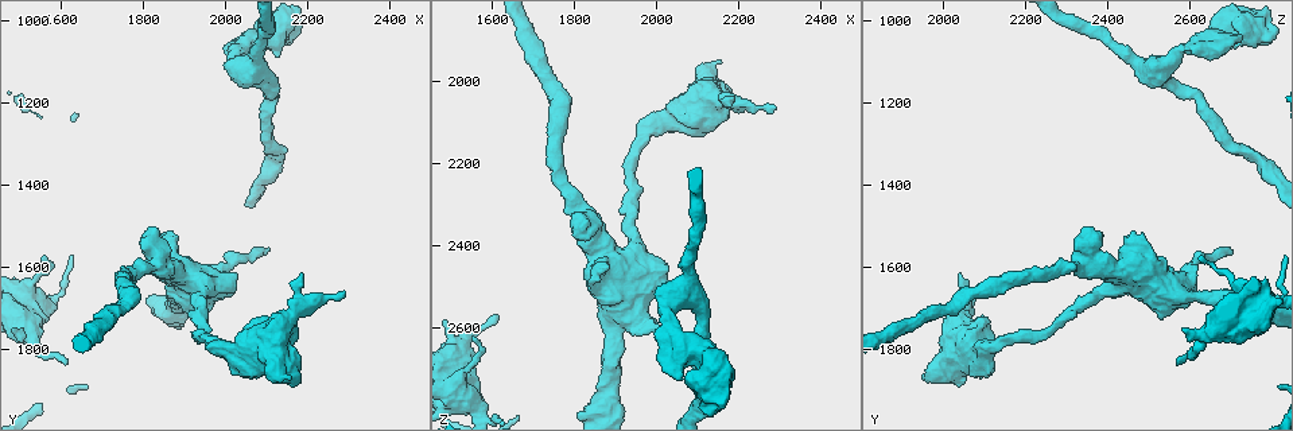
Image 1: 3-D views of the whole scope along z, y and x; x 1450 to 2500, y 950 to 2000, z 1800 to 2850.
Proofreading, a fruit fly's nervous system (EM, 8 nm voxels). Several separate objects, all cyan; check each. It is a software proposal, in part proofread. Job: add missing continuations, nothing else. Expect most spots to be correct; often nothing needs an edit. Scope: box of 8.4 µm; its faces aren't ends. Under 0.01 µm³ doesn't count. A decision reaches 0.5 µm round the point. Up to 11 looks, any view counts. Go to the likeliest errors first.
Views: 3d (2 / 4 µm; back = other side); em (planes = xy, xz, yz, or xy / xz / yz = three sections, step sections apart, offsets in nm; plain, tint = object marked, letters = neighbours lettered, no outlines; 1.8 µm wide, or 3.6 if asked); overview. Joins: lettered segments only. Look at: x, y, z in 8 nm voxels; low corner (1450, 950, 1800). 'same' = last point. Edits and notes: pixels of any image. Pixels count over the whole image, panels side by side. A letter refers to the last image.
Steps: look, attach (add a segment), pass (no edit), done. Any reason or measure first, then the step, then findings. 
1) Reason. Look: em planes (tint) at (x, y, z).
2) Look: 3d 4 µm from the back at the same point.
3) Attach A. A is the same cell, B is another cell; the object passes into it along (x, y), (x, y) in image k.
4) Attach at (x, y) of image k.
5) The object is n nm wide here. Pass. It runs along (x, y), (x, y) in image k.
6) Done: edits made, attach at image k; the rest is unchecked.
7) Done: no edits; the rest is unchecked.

Free end. Look: 3d 4 µm at (1555, 1580, 2625).

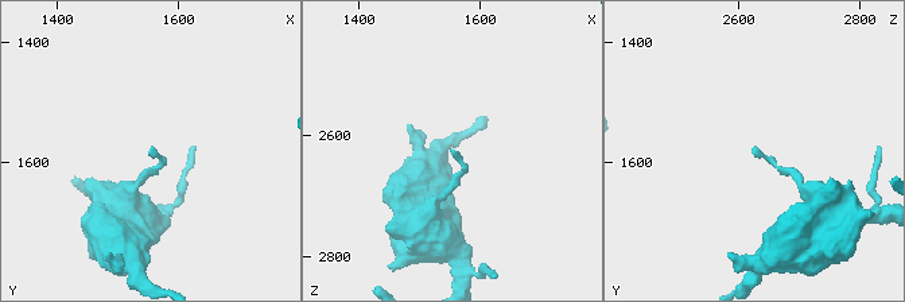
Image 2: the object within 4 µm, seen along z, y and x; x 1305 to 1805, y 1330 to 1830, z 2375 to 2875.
Shape alone is not enough. Look: em xz step 8 (plain) at (1550, 1580, 2630).

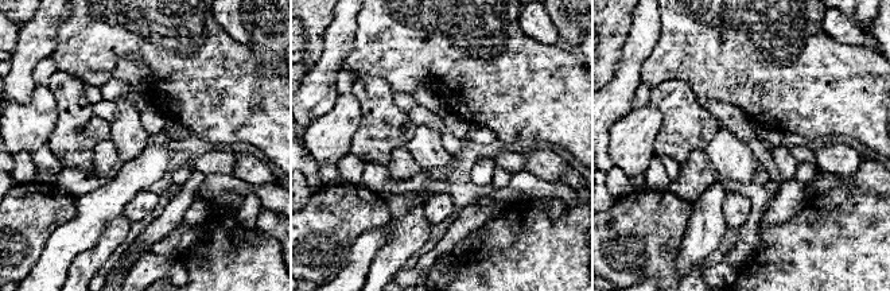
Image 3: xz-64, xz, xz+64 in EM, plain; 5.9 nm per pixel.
Look: em xz step 8 (letters) at the same point.

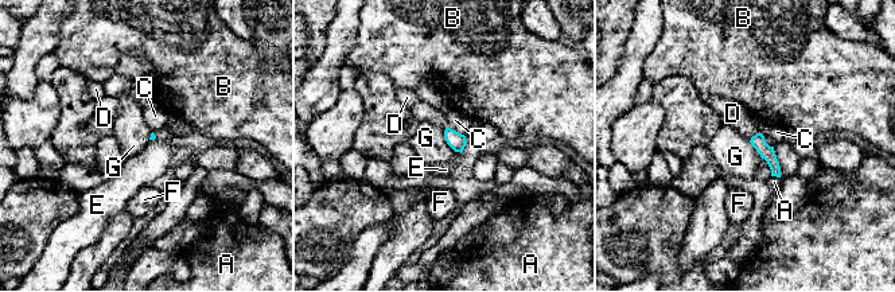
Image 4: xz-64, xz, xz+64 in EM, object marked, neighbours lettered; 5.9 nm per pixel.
Pass. A, B, C, D, E, F and G are other cells; none of them fits.

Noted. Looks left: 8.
Branch stops here. Look: em planes (tint) at (2180, 1620, 2035).

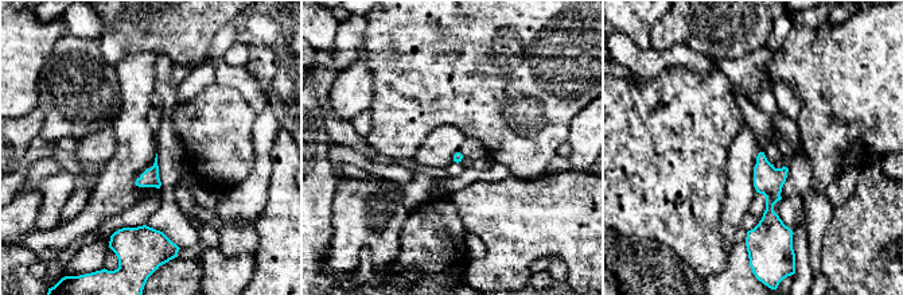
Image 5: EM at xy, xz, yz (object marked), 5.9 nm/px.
What lies round it. Look: em planes (letters) at the same point.

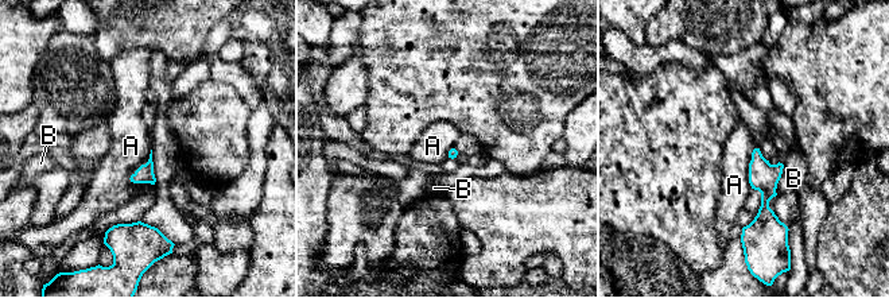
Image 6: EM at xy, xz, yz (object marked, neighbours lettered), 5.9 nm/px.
Pass. A and B are other cells; it runs along (756, 153), (764, 215), (749, 228) in image 6; none of them fits.

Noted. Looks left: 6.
A narrow waist. Look: em planes (plain) at (2045, 1065, 2625).

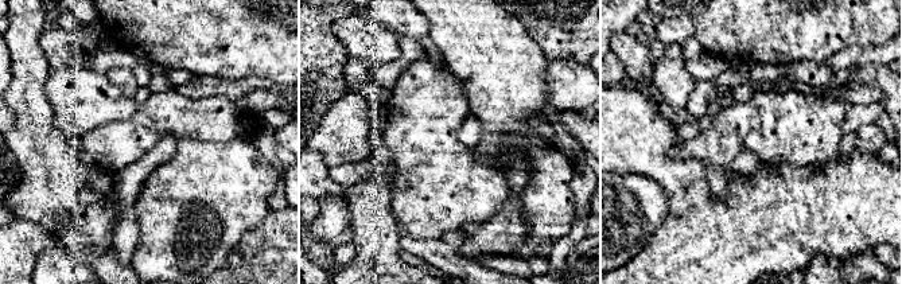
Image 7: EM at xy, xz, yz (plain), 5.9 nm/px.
See the neighbours. Look: em planes (letters) at the same point.

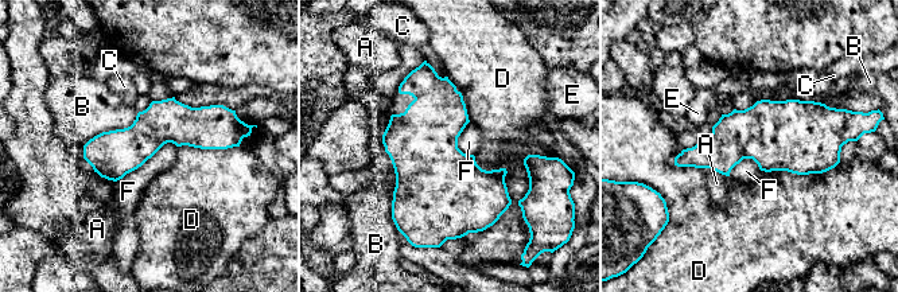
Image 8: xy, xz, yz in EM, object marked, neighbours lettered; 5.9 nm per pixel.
The longest contact is with D, 500 nm. Pass. A, B, C, D, E and F are other cells; none of them fits.

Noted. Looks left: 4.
Tapers out. Look: em planes (tint) at (2095, 1565, 2700).

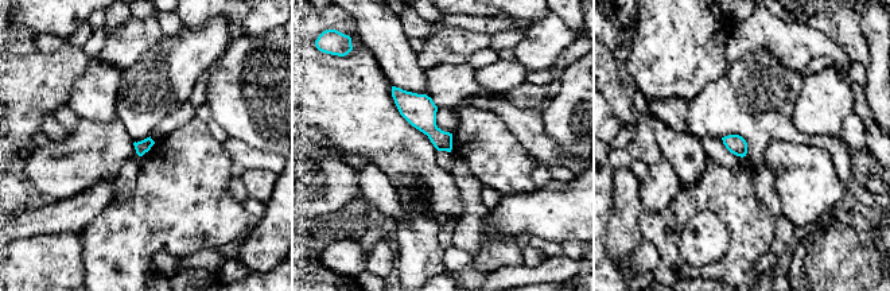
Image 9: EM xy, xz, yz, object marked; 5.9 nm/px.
What lies round it. Look: em planes (letters) at the same point.

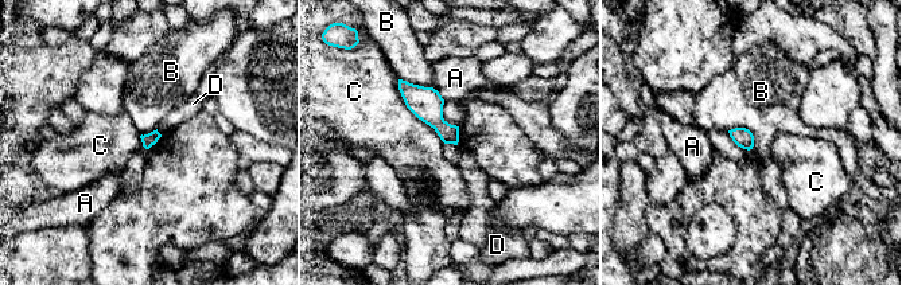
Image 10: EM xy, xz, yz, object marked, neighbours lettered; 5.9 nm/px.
The longest contact is with C, 480 nm. Pass. A, B, C and D are other cells; a border runs along (729, 129), (746, 128), (753, 148) in image 10; none of them fits.

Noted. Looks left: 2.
Done: no edits; the rest is unchecked.

